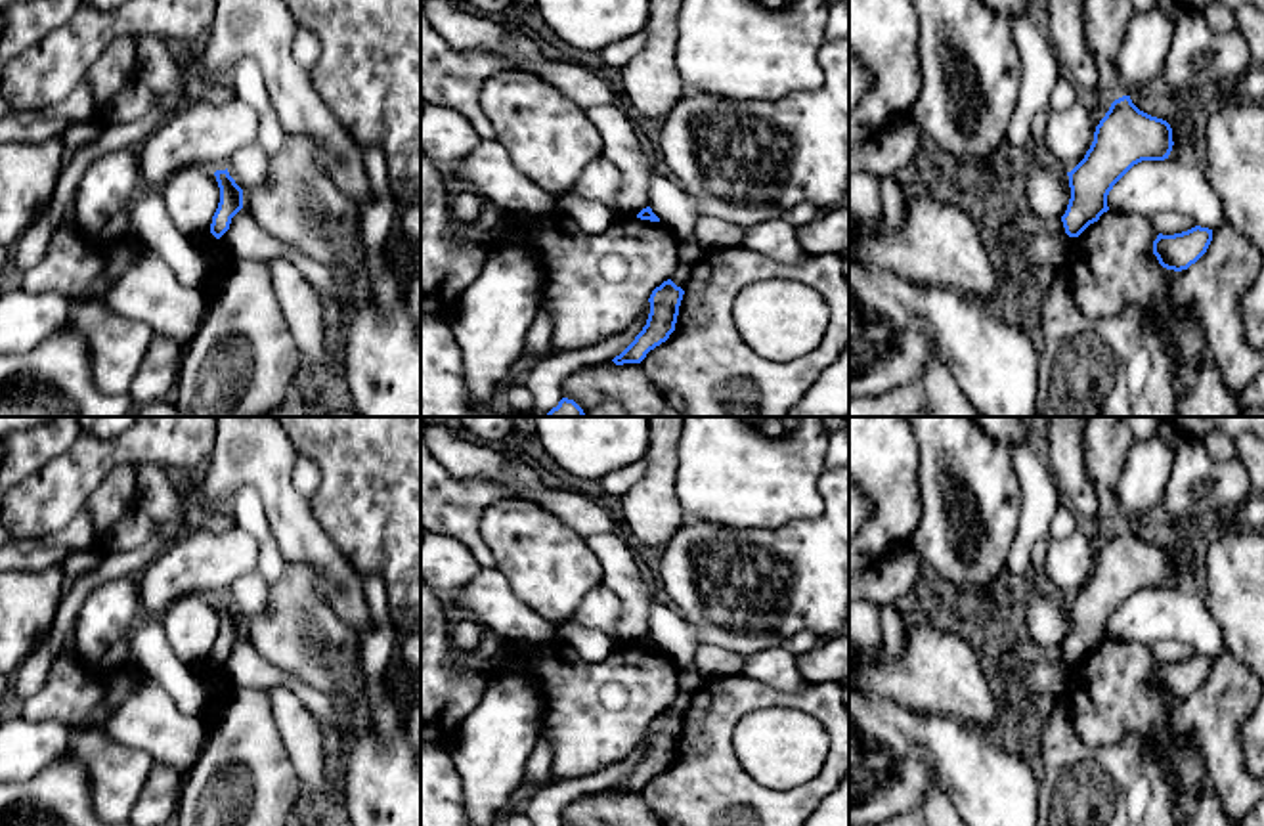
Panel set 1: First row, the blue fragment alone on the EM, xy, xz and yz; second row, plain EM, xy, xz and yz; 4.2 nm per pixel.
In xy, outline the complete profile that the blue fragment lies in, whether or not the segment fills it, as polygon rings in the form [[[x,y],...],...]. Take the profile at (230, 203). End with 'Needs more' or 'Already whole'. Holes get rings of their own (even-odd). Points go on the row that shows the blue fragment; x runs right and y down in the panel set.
[[[226,170],[214,172],[218,187],[220,187],[220,203],[212,216],[210,233],[220,239],[231,224],[231,218],[243,208],[243,189],[235,184],[235,180]]]. Already whole

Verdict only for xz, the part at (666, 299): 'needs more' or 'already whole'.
already whole

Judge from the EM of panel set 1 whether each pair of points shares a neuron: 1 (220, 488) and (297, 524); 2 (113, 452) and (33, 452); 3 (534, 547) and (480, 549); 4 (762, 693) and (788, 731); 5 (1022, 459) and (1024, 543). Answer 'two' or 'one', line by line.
1: one
2: two
3: two
4: two
5: one

